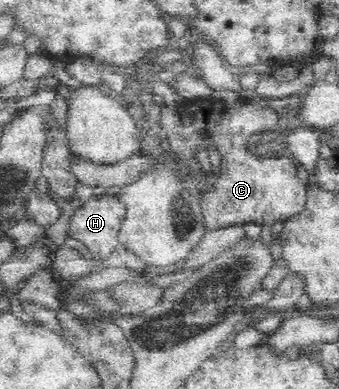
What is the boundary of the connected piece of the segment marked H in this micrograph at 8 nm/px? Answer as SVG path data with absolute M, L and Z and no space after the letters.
M116 195L92 196L69 219L70 237L84 243L94 259L106 260L116 250L124 207Z

